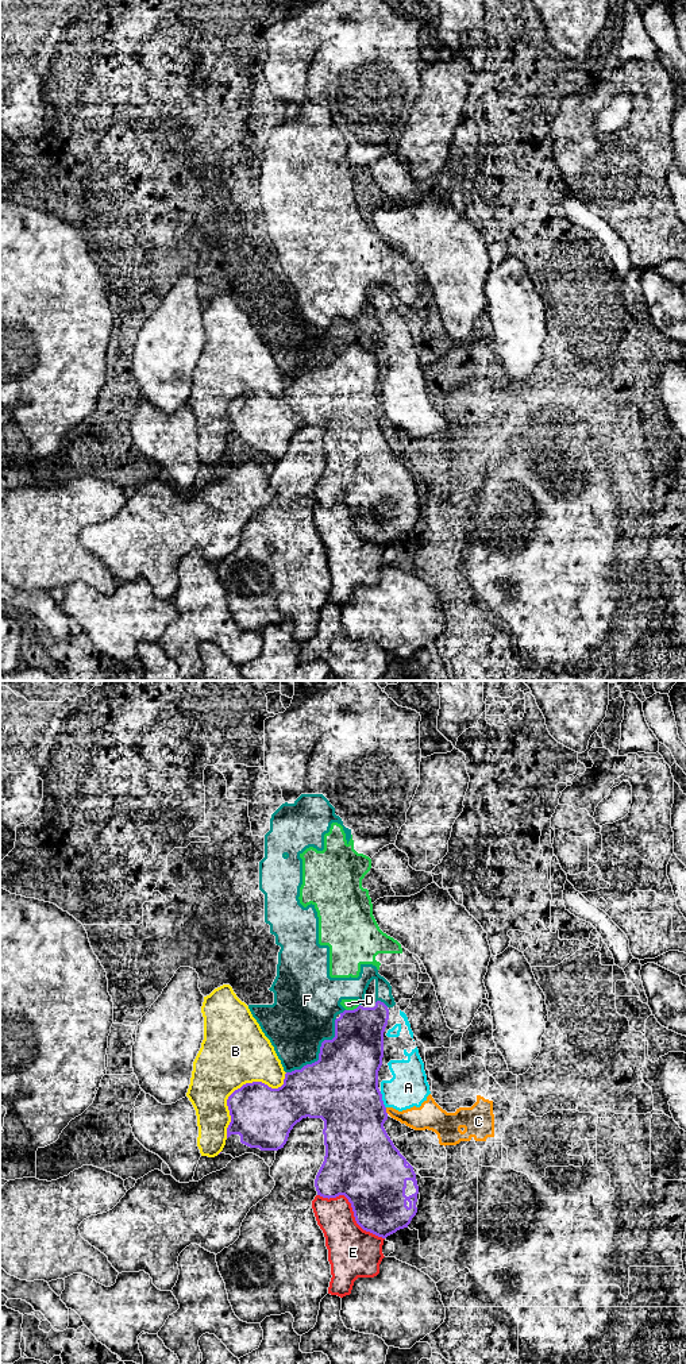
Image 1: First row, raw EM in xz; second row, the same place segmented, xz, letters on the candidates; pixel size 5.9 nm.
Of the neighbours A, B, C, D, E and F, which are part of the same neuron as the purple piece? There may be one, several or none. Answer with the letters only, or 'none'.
none

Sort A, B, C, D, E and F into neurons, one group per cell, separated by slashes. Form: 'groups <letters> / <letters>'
groups A C / B / D F / E

